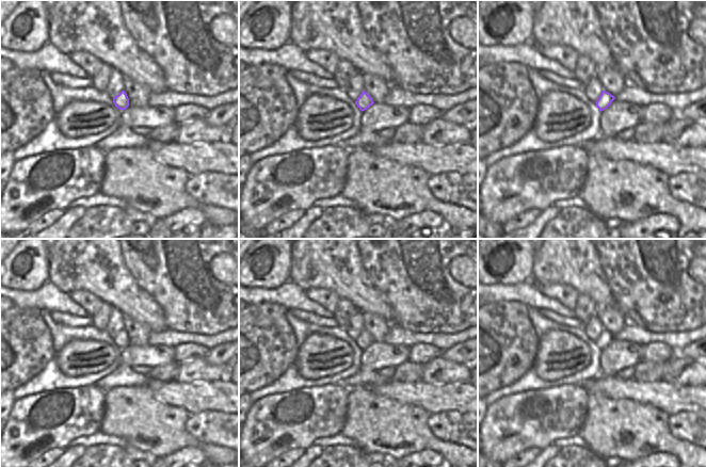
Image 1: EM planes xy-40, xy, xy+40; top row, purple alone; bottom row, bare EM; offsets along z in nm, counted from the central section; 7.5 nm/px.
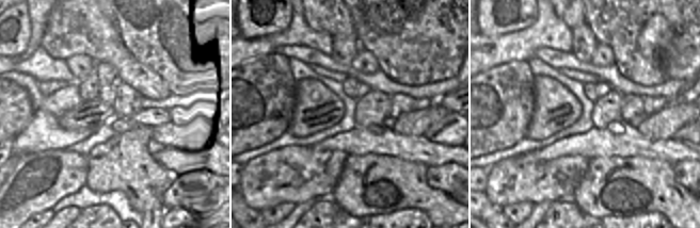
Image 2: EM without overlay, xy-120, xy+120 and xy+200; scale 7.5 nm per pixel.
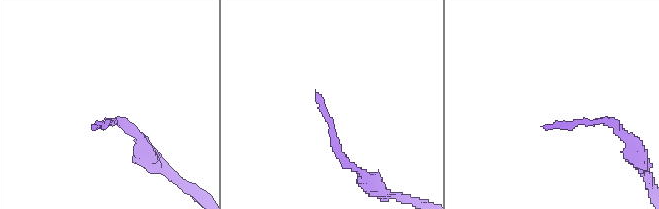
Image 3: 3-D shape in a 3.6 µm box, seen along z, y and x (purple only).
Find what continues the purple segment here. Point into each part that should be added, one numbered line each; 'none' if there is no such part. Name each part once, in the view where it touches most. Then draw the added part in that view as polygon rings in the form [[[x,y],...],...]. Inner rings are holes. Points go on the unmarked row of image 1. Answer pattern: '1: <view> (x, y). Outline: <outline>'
1: xy-40 (116, 323). Outline: [[[112,308],[106,331],[113,338],[122,329],[125,329],[125,316],[117,308]]]

